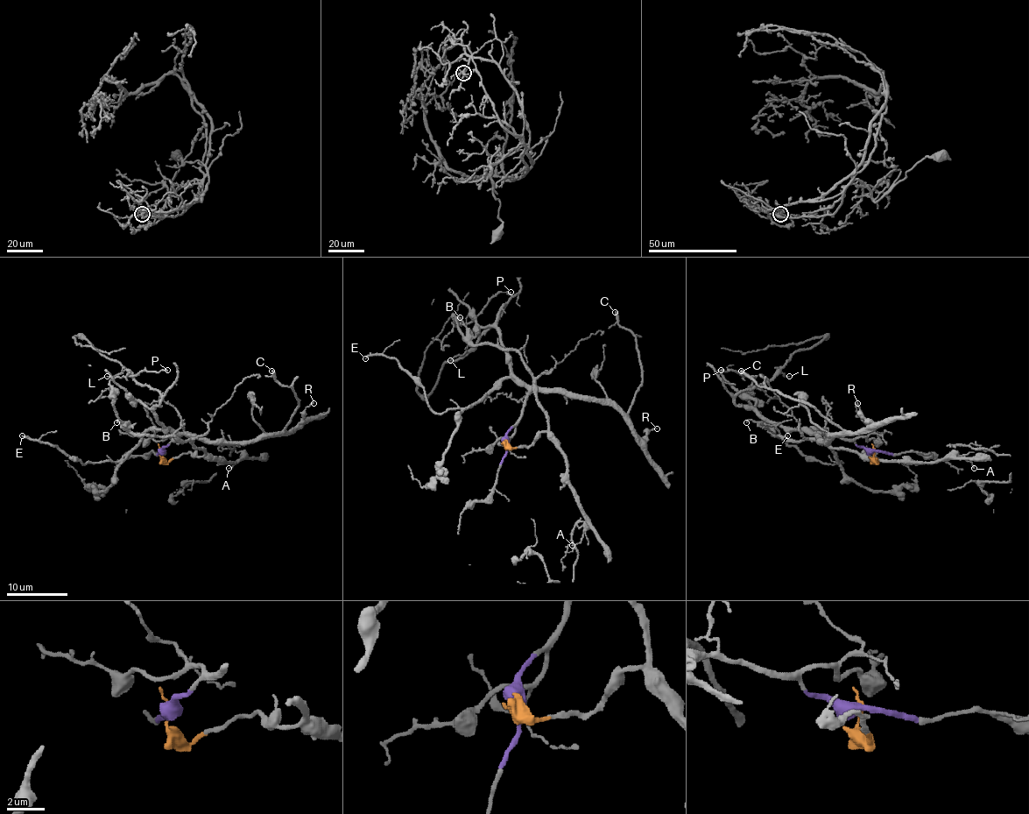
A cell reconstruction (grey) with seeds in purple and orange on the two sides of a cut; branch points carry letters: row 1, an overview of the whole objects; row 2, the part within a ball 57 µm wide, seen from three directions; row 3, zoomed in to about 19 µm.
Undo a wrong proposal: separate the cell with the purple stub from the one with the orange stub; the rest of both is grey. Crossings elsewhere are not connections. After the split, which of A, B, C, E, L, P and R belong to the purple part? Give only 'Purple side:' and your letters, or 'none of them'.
Purple side: C, E, L, R

